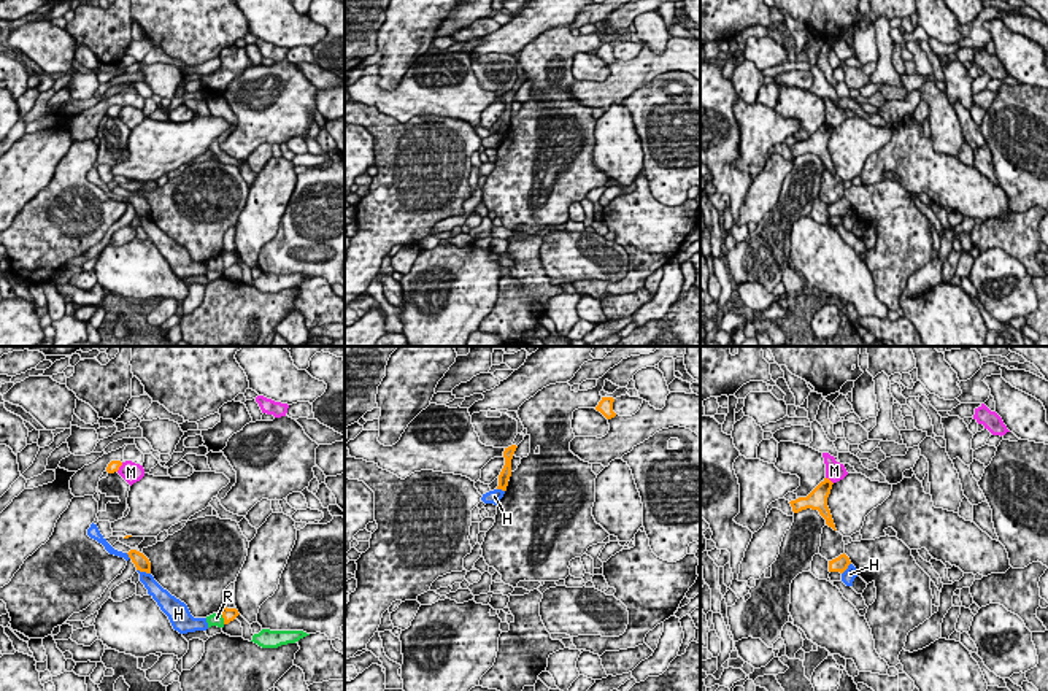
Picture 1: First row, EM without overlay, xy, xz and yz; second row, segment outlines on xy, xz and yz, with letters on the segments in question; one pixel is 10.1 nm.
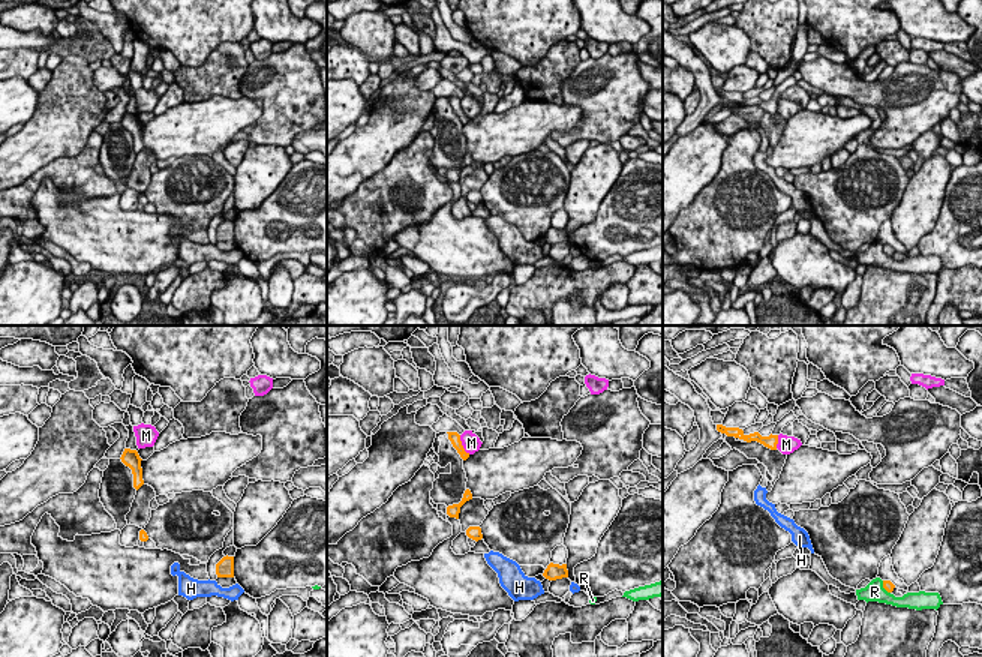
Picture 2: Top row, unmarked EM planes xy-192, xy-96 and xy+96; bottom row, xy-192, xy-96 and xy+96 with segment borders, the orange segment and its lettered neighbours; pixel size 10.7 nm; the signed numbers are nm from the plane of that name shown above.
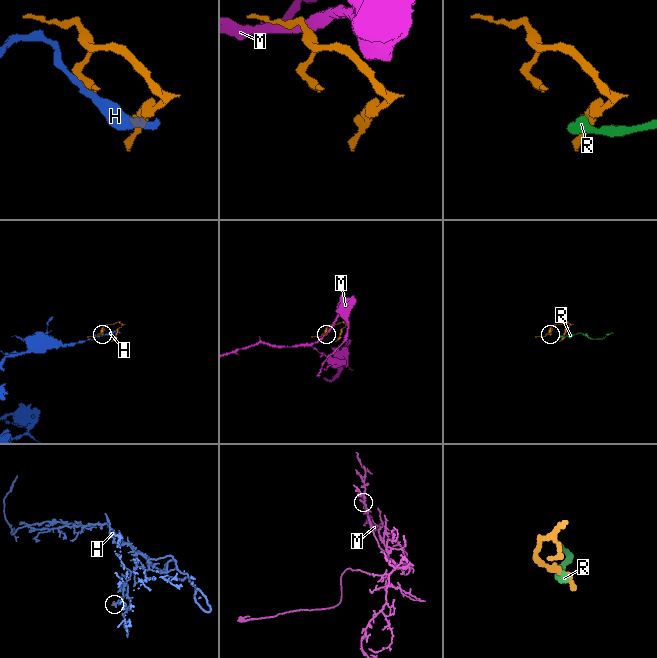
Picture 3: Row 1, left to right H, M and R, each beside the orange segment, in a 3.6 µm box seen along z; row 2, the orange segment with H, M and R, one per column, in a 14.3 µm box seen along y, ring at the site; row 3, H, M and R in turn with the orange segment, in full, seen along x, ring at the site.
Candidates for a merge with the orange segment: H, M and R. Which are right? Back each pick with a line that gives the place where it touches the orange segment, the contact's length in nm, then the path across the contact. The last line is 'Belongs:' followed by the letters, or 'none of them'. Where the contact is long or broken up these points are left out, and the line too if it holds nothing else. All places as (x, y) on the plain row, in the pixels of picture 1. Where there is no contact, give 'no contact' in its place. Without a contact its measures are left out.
Belongs: none of them

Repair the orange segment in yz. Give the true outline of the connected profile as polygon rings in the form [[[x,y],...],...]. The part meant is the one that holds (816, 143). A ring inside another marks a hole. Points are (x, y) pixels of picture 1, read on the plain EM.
[[[824,122],[807,141],[791,145],[789,148],[792,151],[792,156],[799,157],[807,152],[818,154],[819,159],[826,164],[826,168],[837,175],[830,154],[827,151],[827,141],[830,138],[832,129],[834,127],[829,122]]]

